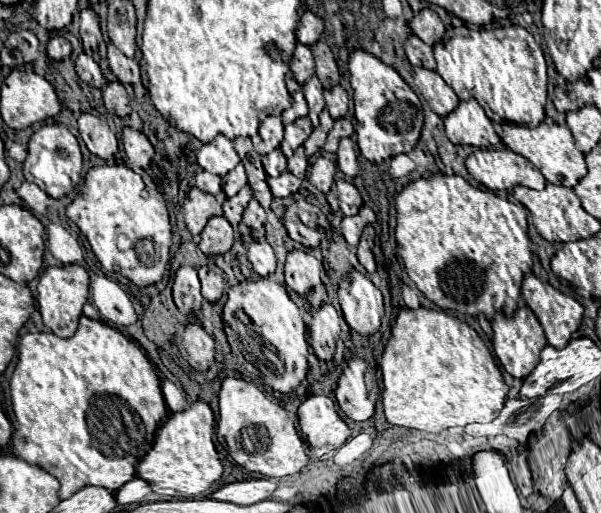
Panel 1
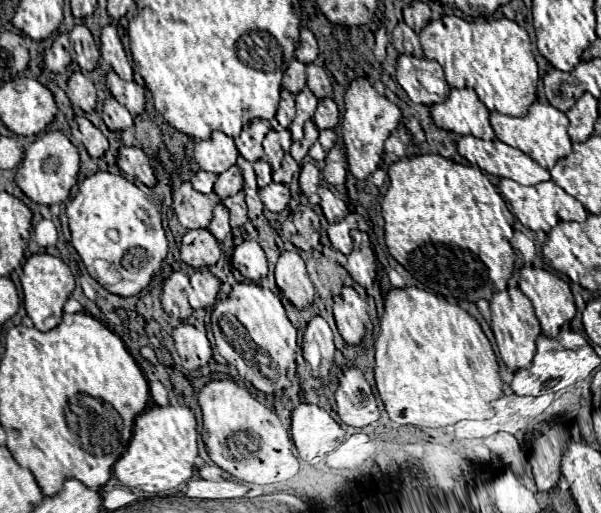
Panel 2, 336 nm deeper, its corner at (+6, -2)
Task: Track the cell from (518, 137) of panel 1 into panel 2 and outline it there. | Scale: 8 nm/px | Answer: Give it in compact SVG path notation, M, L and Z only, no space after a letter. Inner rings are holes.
M533 102L529 112L521 118L491 112L491 126L493 126L493 130L501 142L505 142L513 148L519 148L521 152L531 156L537 164L541 164L547 170L553 168L559 158L565 158L571 154L571 138L567 134L569 120L561 110L553 108L551 104L547 106L543 102Z

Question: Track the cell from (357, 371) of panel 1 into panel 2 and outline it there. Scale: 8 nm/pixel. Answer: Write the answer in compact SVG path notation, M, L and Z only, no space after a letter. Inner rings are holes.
M349 368L335 392L335 412L347 426L369 426L379 418L379 406L369 382L359 368Z

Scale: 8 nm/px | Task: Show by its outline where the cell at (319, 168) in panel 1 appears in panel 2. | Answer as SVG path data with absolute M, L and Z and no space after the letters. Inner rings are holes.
M303 162L301 166L301 176L299 176L299 186L305 196L317 192L319 186L319 170L313 162Z

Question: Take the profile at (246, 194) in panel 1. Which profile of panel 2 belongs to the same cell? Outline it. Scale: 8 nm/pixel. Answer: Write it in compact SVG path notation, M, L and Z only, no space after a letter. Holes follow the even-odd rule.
M217 204L215 206L215 212L213 212L213 220L211 224L207 226L207 230L217 238L217 242L223 242L225 236L231 232L231 226L229 226L229 212L223 204Z

